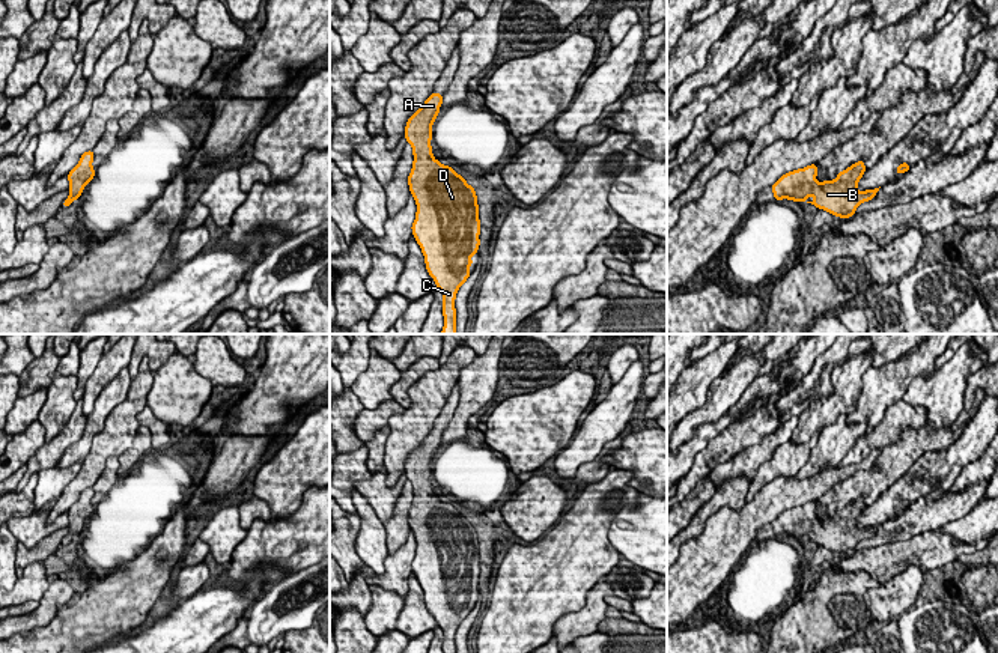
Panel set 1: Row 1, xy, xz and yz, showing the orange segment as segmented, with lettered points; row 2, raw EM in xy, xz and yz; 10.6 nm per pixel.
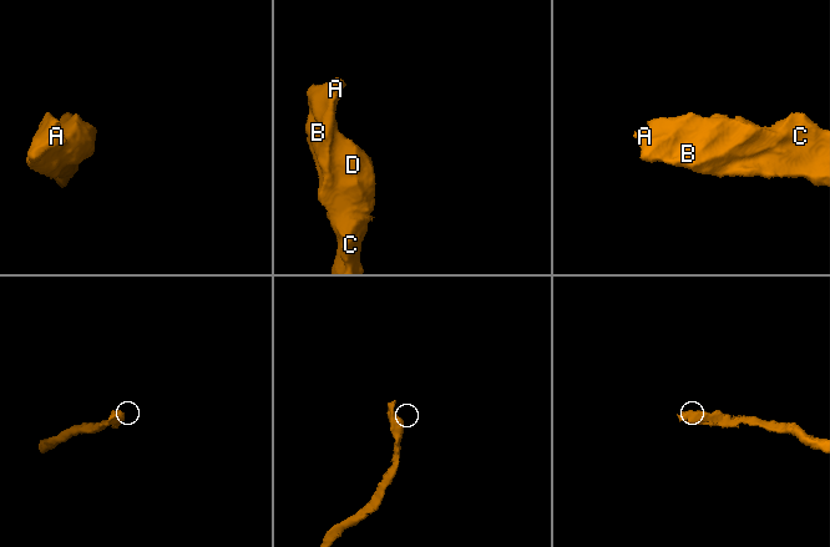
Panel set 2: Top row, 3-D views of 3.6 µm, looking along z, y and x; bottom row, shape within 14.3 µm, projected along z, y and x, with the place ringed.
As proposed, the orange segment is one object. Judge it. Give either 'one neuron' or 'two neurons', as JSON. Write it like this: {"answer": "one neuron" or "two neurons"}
{"answer": "one neuron"}

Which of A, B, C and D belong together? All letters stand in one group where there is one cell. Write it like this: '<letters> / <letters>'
A B C D

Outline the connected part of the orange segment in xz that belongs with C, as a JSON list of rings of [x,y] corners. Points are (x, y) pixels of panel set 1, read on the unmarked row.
[[[432,429],[424,441],[411,451],[405,463],[405,475],[414,492],[408,522],[417,542],[411,567],[424,593],[426,606],[443,630],[443,653],[456,653],[456,629],[470,614],[468,605],[473,602],[473,593],[479,588],[480,557],[474,525],[450,503],[443,503],[432,492],[432,462],[441,441],[443,432]]]

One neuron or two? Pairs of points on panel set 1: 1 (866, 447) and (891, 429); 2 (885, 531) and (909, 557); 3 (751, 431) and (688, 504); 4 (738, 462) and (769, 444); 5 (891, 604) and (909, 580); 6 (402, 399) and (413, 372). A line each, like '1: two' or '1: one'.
1: one
2: two
3: two
4: one
5: one
6: one

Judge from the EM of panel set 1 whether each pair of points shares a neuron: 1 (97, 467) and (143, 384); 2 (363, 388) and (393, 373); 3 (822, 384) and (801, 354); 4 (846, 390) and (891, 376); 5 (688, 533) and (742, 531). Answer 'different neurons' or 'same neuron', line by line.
1: same neuron
2: same neuron
3: different neurons
4: different neurons
5: different neurons

